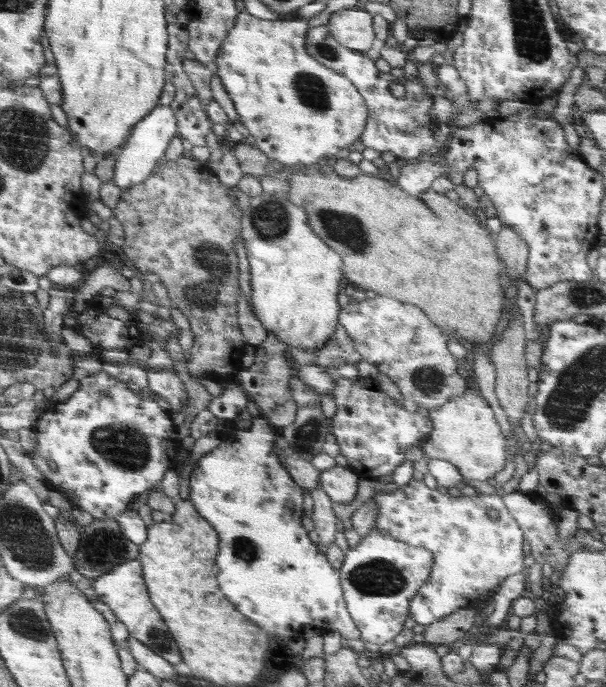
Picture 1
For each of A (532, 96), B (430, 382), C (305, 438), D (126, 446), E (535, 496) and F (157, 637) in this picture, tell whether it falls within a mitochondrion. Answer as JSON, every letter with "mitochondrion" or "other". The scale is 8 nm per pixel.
{"A":"other","B":"mitochondrion","C":"mitochondrion","D":"mitochondrion","E":"other","F":"mitochondrion"}

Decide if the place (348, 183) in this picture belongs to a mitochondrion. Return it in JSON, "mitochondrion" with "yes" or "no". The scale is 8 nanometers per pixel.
{"mitochondrion":"no"}

